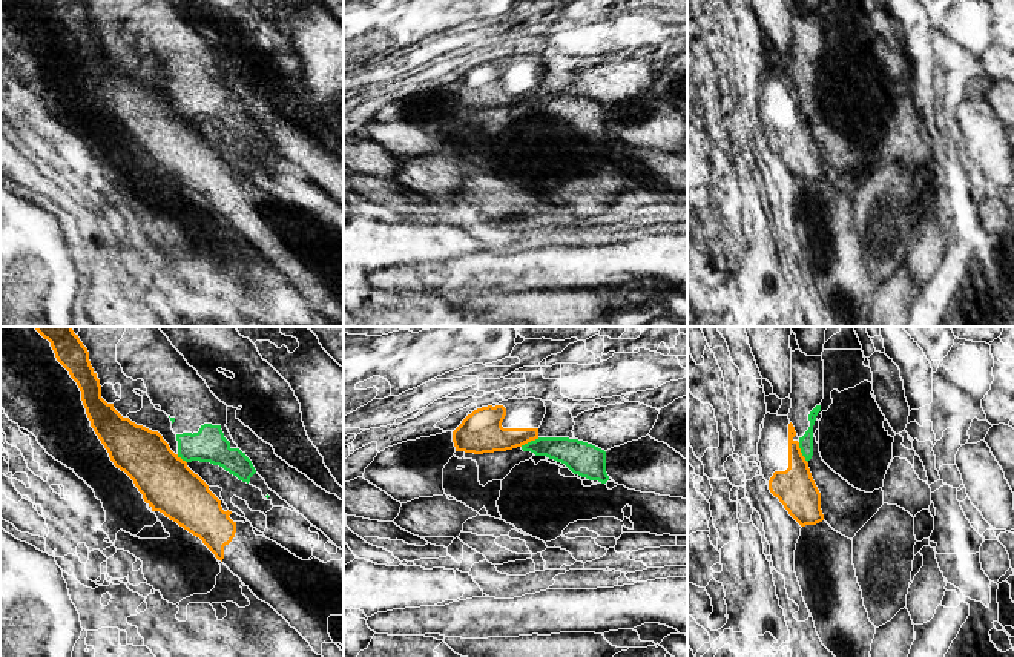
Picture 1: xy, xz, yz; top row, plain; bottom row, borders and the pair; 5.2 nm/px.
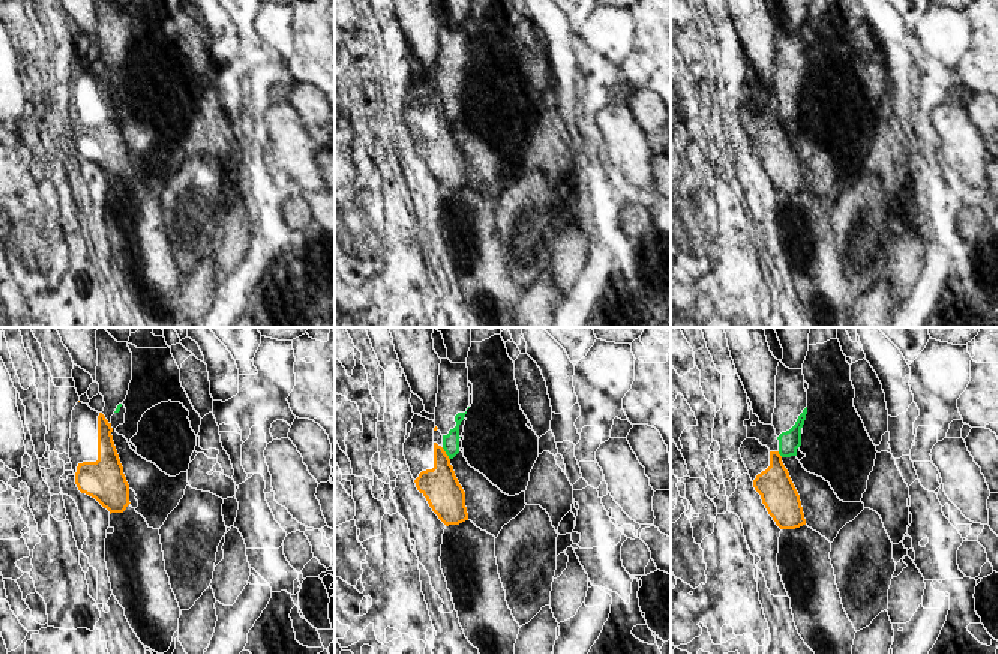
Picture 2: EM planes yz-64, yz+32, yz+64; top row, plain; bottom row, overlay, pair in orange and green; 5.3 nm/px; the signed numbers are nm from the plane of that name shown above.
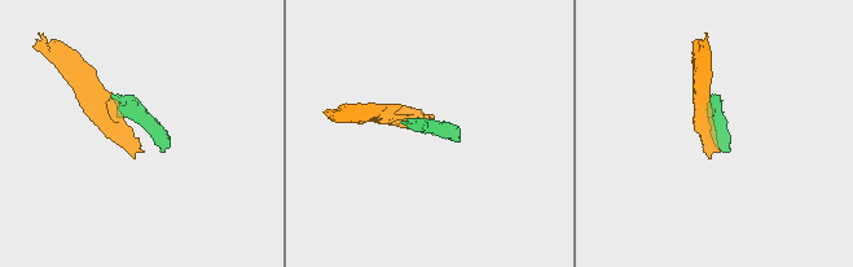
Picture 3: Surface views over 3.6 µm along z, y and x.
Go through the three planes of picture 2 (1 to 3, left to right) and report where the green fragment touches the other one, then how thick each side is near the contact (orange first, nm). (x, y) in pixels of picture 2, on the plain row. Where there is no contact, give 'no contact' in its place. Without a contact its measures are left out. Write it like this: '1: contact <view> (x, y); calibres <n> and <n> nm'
1: no contact
2: contact yz+32 (444, 117); calibres 200 and 100 nm
3: contact yz+64 (779, 119); calibres 190 and 110 nm

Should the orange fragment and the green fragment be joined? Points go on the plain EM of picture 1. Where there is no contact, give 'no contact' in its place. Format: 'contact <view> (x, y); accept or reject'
contact yz (801, 109); reject

